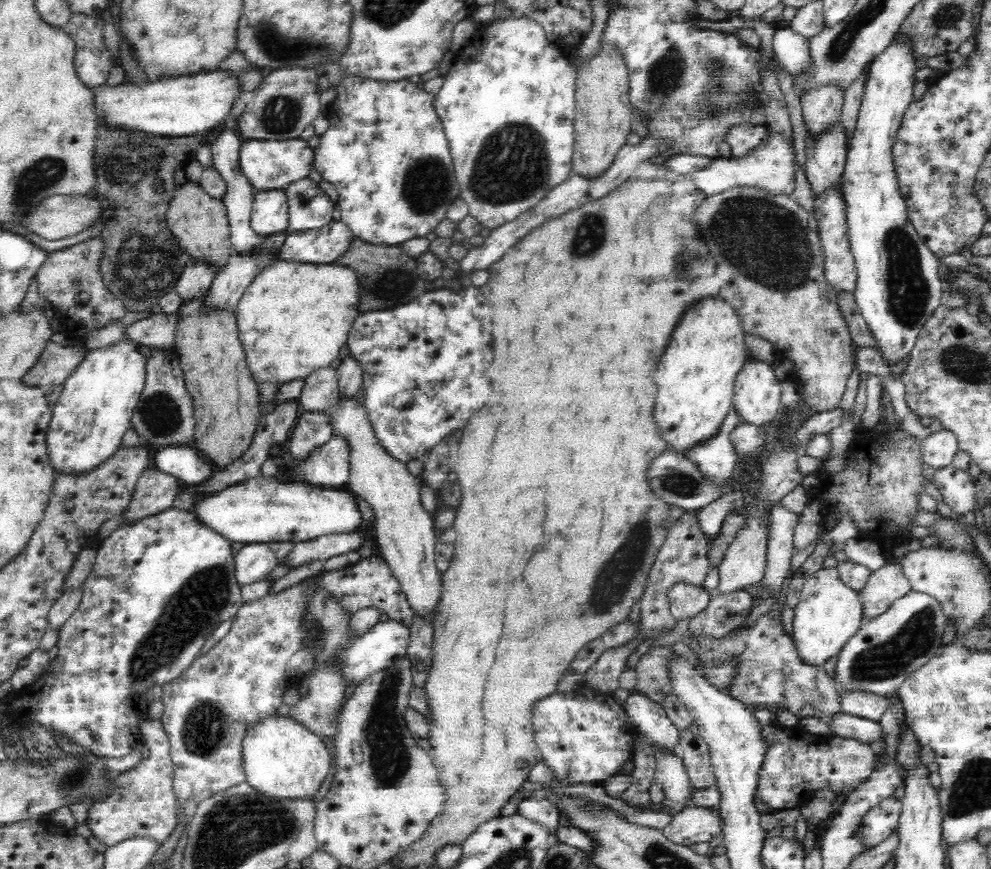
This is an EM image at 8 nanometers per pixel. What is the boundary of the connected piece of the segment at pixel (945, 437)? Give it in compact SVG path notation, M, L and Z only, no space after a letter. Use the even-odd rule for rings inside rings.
M946 429L933 432L926 440L923 440L923 462L932 466L934 470L942 470L952 465L958 450L957 439L953 432Z

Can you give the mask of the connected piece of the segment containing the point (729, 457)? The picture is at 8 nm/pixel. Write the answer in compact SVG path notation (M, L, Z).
M732 406L719 424L715 436L686 452L686 456L696 465L701 474L716 482L717 486L730 482L734 466L738 466L738 457L729 434L742 422Z

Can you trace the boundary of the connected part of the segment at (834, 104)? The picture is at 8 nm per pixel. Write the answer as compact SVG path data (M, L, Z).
M838 85L810 89L803 97L803 120L810 136L819 137L830 125L835 125L841 120L844 94Z

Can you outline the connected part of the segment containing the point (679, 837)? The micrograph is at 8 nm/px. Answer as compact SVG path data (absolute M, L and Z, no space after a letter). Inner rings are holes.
M690 806L676 814L662 832L673 844L690 847L701 842L718 843L722 830L718 808Z

